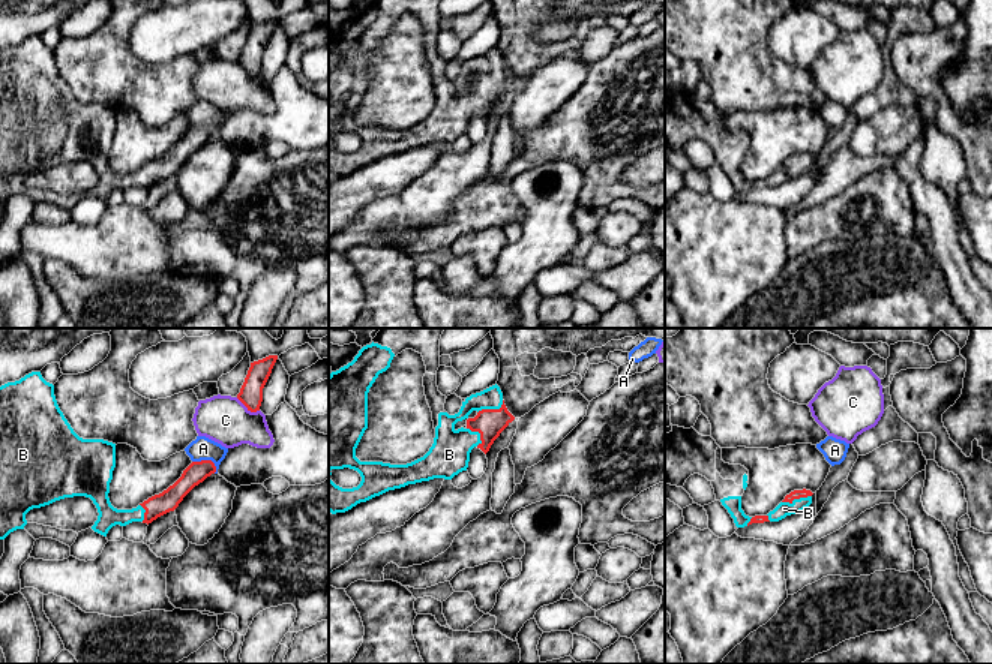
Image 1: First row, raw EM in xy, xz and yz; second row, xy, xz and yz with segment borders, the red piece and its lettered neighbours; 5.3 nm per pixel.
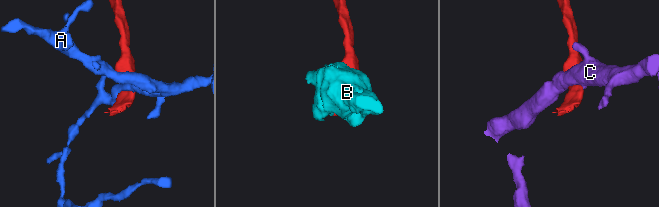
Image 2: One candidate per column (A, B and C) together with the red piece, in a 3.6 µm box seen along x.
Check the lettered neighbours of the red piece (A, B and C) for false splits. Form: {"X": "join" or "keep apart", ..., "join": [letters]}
{"A": "keep apart", "B": "join", "C": "keep apart", "join": ["B"]}

